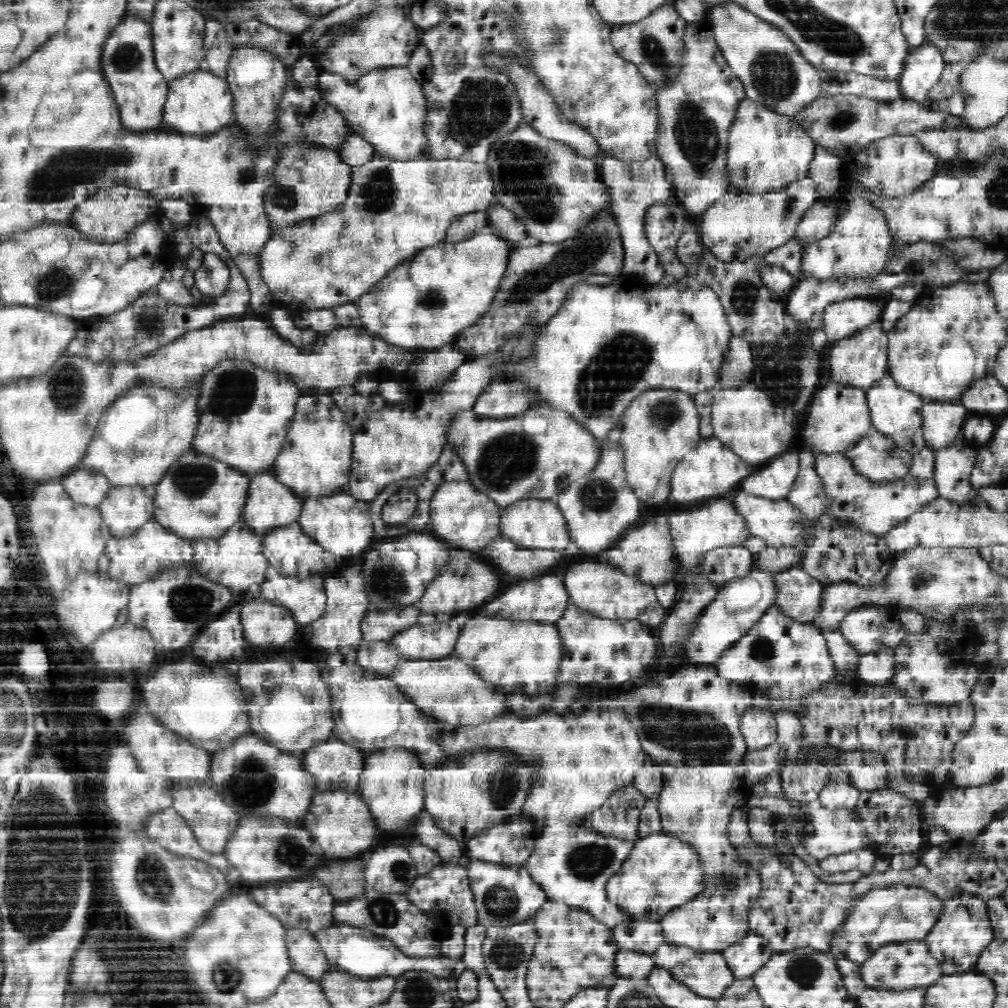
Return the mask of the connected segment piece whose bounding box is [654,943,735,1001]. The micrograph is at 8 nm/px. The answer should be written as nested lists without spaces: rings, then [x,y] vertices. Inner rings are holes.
[[[660,944],[660,950],[654,952],[654,961],[658,967],[667,969],[672,977],[683,982],[698,996],[712,997],[718,1000],[724,994],[725,988],[735,980],[733,971],[728,968],[727,960],[722,952],[704,952],[696,948],[688,948],[676,944]]]

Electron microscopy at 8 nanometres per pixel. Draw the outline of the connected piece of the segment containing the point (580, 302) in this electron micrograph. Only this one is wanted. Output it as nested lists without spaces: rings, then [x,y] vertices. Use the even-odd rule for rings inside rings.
[[[687,274],[672,285],[628,278],[610,285],[590,285],[582,281],[568,292],[567,302],[542,328],[532,356],[520,360],[520,364],[508,364],[502,380],[520,380],[537,394],[536,403],[563,409],[600,444],[620,423],[630,402],[648,395],[653,388],[676,389],[691,396],[718,388],[719,368],[728,352],[728,342],[734,336],[714,290]]]

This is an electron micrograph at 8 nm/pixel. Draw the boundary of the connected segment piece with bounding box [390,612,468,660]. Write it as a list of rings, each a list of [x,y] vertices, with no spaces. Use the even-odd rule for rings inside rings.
[[[452,614],[450,622],[440,624],[438,630],[434,630],[434,624],[428,626],[410,626],[390,641],[404,659],[408,660],[434,660],[442,656],[454,654],[455,646],[464,624],[468,622],[468,614]]]

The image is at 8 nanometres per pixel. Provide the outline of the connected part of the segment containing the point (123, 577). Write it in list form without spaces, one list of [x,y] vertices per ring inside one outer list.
[[[154,517],[150,518],[144,526],[140,526],[128,537],[112,537],[108,540],[104,552],[98,558],[99,572],[103,572],[116,580],[134,585],[157,576],[161,569],[176,568],[176,565],[192,565],[194,549],[192,540],[170,532]]]

